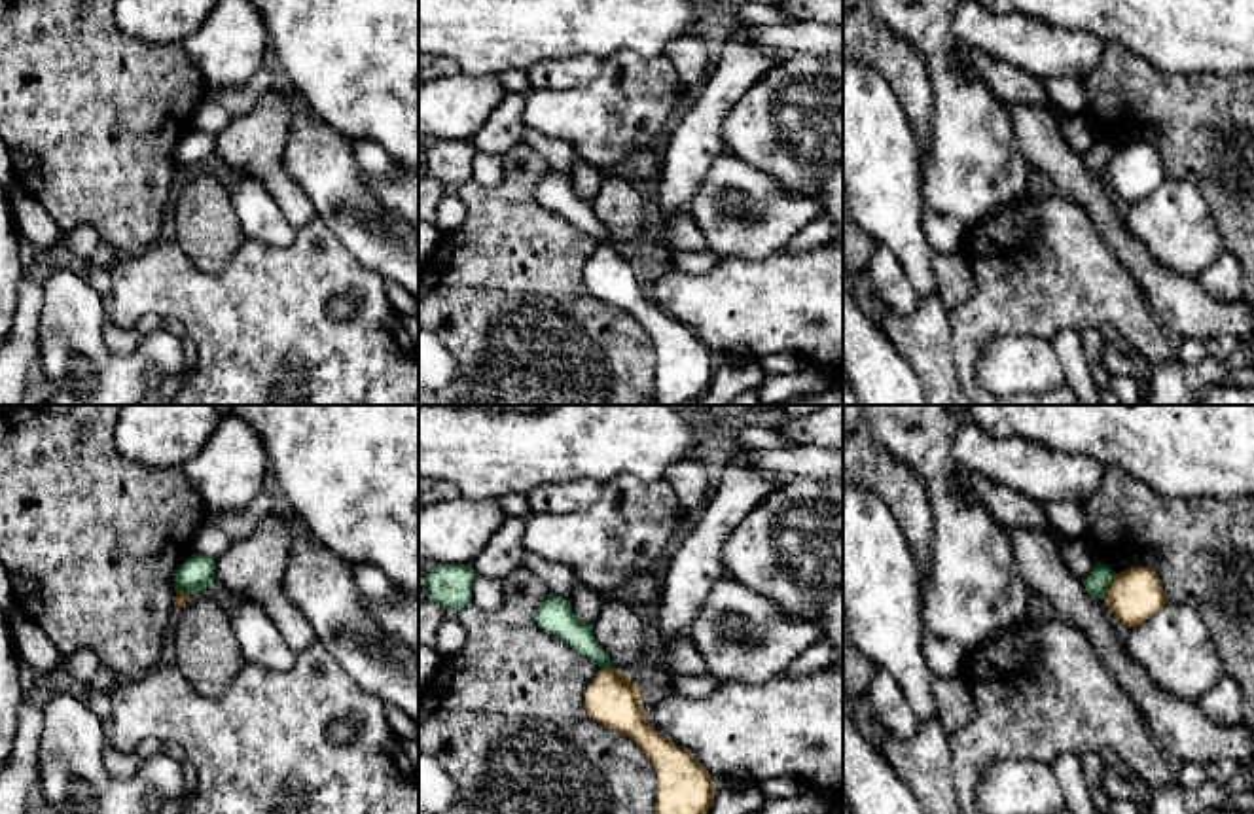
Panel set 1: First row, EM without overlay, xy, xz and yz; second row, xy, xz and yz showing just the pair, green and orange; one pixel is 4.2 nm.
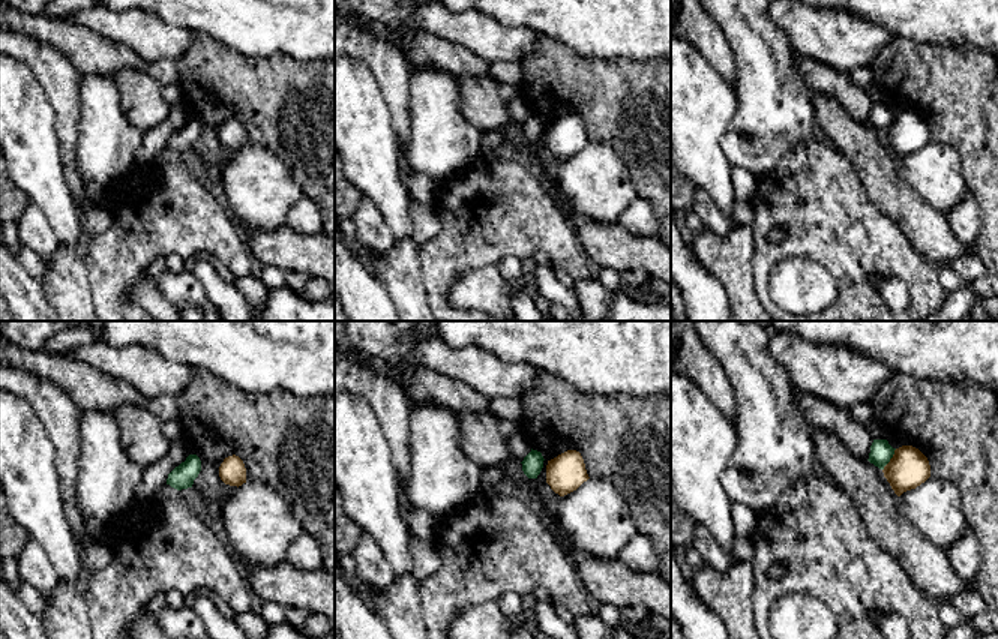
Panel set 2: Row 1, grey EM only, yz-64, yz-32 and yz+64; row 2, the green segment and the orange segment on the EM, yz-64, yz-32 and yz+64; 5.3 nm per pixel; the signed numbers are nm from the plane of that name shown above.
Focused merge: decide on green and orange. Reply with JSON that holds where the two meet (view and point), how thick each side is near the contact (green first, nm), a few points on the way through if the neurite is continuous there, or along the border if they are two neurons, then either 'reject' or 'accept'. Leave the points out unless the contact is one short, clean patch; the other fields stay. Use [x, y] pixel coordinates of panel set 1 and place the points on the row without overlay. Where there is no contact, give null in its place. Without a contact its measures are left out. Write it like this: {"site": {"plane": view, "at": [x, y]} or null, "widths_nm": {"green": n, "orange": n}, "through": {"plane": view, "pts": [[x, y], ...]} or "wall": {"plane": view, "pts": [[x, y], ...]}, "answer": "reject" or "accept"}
{"site": {"plane": "yz", "at": [1109, 161]}, "widths_nm": {"green": 100, "orange": 220}, "wall": {"plane": "yz", "pts": [[1116, 150], [1103, 175]]}, "answer": "reject"}

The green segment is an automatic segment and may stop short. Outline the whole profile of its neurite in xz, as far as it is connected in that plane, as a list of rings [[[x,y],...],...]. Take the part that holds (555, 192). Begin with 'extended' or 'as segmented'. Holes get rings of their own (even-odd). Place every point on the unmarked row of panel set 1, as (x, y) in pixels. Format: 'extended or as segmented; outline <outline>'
as segmented; outline [[[549,168],[549,172],[538,182],[536,199],[546,208],[564,216],[599,244],[614,244],[608,229],[595,216],[593,201],[574,191],[570,176]]]

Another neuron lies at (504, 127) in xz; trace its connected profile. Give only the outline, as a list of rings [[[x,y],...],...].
[[[506,91],[500,104],[487,117],[481,131],[472,138],[477,153],[504,155],[511,148],[523,144],[525,134],[525,98],[523,95]]]

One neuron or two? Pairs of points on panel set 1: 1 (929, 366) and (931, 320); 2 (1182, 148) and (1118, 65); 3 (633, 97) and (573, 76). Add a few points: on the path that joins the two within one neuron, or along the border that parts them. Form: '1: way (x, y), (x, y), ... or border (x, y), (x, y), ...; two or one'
1: way (929, 354), (929, 332); one
2: way (1173, 127), (1131, 86); one
3: border (603, 61), (601, 70), (586, 84), (544, 91); two

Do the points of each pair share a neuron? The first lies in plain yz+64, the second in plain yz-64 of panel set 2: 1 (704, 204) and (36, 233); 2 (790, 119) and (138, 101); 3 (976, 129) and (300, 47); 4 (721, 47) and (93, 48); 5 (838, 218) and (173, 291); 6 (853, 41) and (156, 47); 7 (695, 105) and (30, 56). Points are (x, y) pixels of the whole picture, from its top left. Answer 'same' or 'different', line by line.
1: same
2: different
3: different
4: different
5: different
6: same
7: different

